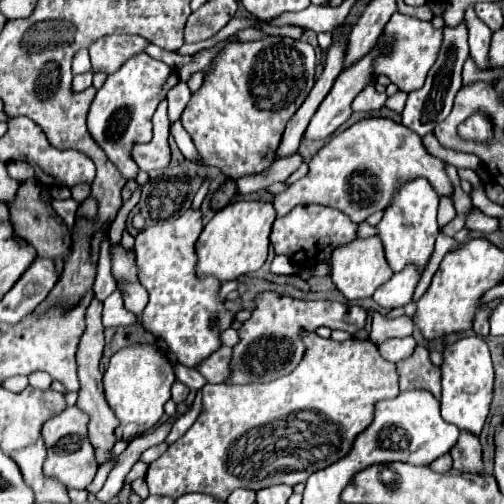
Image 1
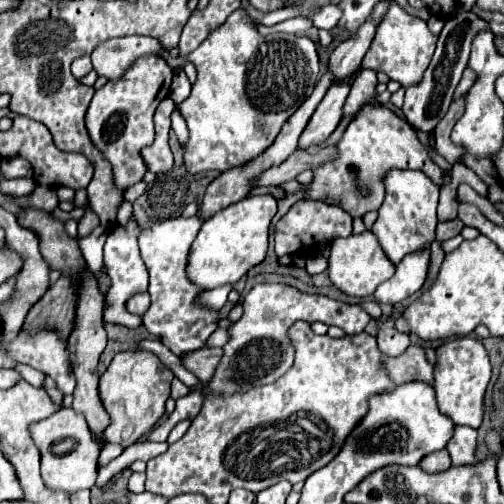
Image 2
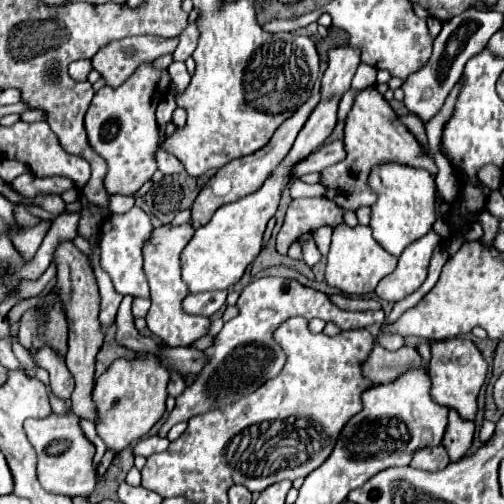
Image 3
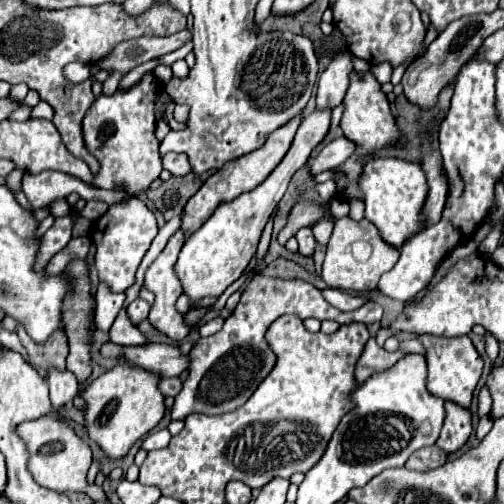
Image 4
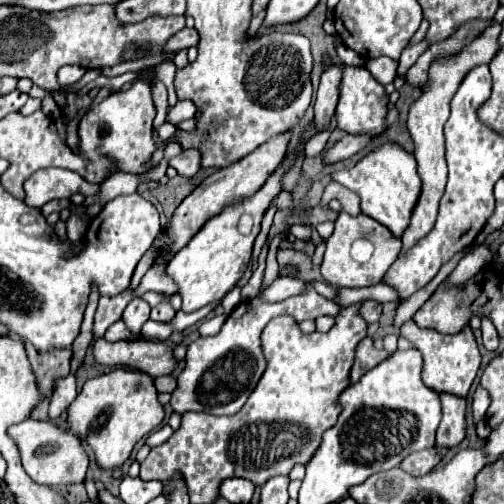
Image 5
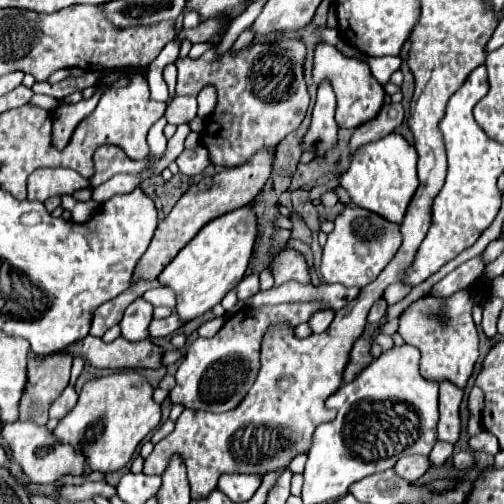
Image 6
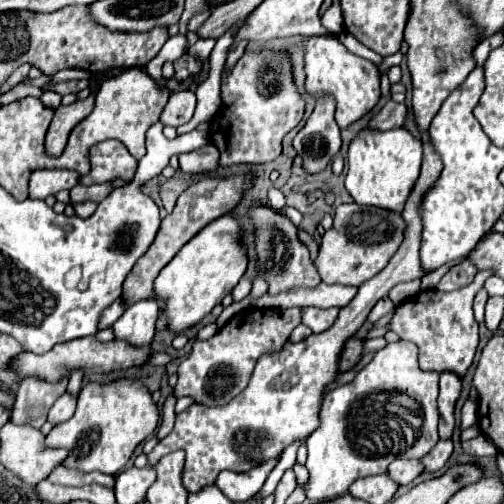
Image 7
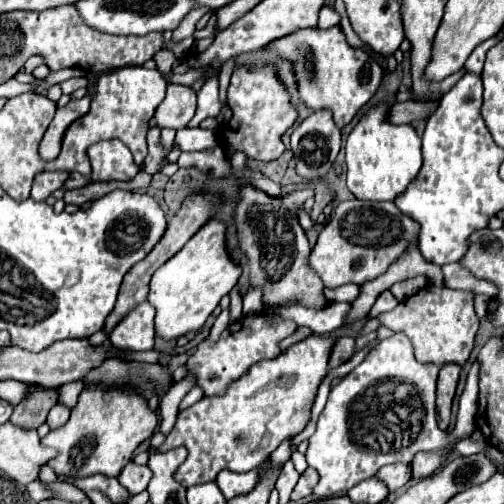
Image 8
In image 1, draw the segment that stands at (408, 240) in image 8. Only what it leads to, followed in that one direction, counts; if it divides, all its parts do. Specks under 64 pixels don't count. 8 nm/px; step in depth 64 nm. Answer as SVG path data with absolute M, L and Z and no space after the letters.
M378 236L356 238L350 244L336 248L336 252L332 252L330 262L332 262L332 282L348 300L360 300L360 298L372 296L376 292L376 288L380 284L384 284L386 280L390 280L394 274L386 262L384 248L382 248Z

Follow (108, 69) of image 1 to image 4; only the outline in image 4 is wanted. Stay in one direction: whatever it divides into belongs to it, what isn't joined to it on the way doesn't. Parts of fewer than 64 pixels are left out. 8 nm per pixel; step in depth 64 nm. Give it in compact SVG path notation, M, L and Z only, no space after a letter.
M182 30L176 32L172 36L166 38L152 38L152 36L144 36L144 38L134 38L134 40L126 40L124 44L118 44L112 52L112 56L108 56L108 60L98 62L100 68L110 68L114 70L112 78L108 78L104 82L102 94L114 94L118 90L118 82L120 78L132 70L134 66L148 62L156 56L168 54L178 50L180 46L192 42L192 32L190 30Z

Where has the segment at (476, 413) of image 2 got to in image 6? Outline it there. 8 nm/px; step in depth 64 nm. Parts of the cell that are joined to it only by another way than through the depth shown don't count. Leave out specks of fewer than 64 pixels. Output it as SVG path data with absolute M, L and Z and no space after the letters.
M464 288L454 292L448 298L422 296L412 302L402 314L398 324L398 334L404 342L416 346L422 352L420 374L428 380L452 380L460 388L466 386L466 380L472 374L472 368L478 360L478 330L472 320L474 288Z

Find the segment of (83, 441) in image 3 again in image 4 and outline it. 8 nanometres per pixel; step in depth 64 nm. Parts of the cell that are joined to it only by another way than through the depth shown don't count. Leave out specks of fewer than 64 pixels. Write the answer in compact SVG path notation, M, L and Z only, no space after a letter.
M48 414L36 420L22 422L16 428L16 432L24 440L26 450L28 450L28 470L40 486L56 490L56 492L66 492L66 490L86 492L94 502L108 502L108 496L104 494L102 488L98 488L96 484L90 486L86 482L86 472L92 462L92 452L88 444L84 444L68 424Z

